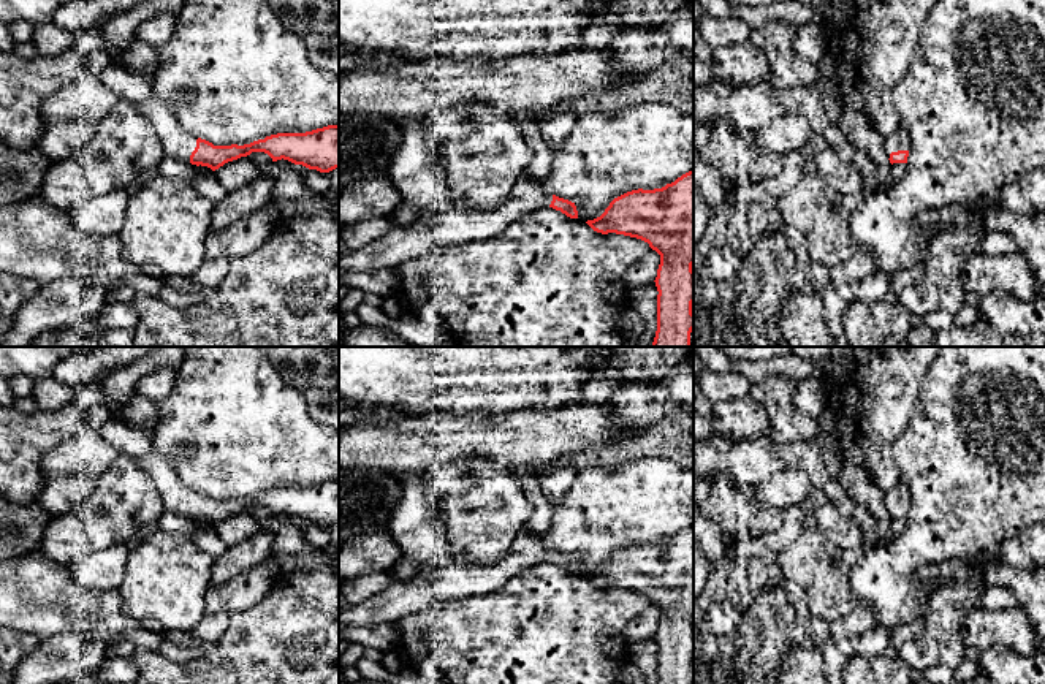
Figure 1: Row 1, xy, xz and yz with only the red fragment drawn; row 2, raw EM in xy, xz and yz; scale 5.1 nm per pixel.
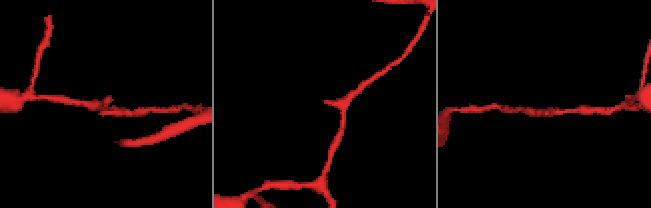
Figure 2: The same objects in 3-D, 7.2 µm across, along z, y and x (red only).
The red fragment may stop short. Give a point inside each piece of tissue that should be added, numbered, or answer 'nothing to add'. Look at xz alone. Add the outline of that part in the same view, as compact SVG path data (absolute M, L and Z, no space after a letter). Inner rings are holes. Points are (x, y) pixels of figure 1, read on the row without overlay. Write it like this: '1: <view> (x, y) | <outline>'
1: xz (455, 580) | M522 529L513 540L510 553L489 565L467 564L450 559L435 572L410 578L393 580L388 587L361 603L339 611L344 627L374 629L397 624L402 618L462 597L492 594L513 576L540 562L549 562L549 549L540 534Z

